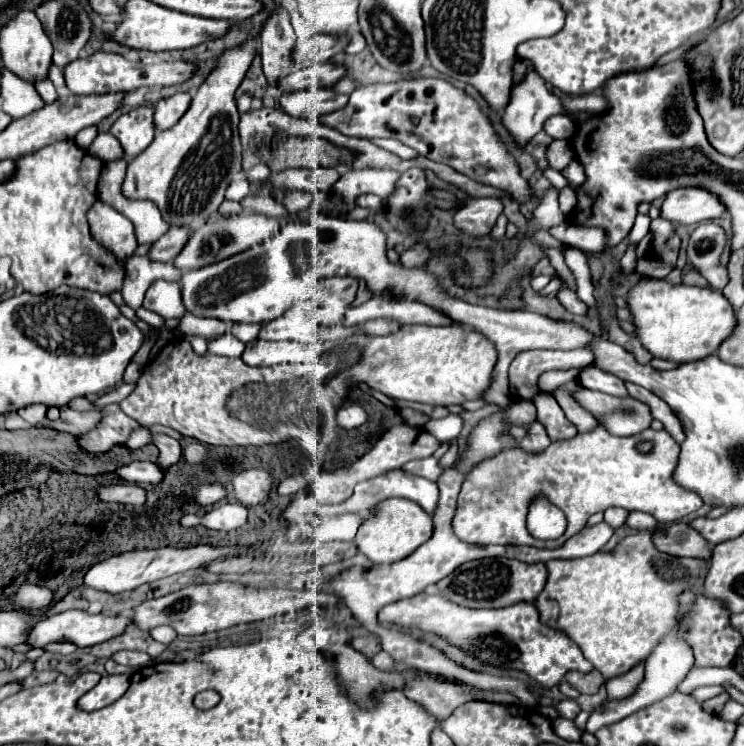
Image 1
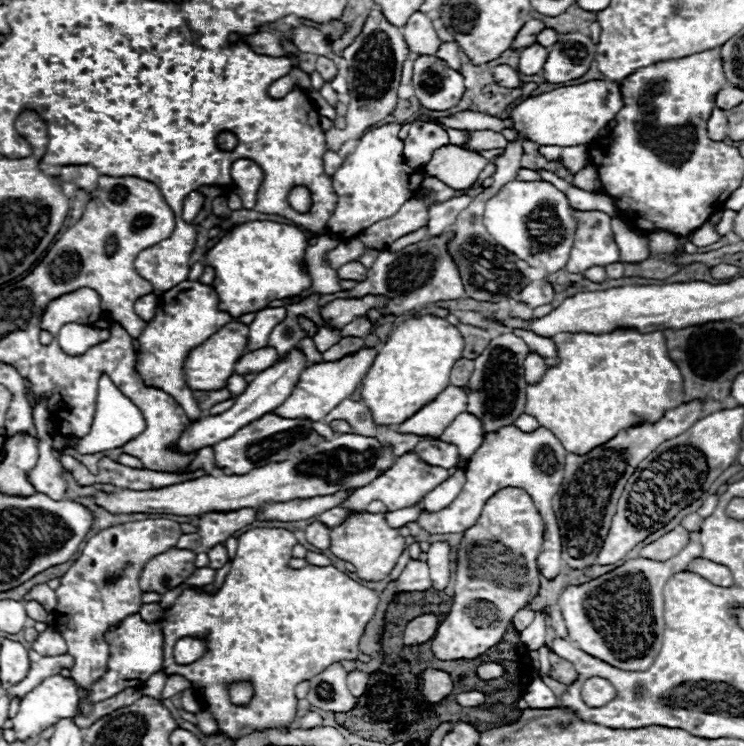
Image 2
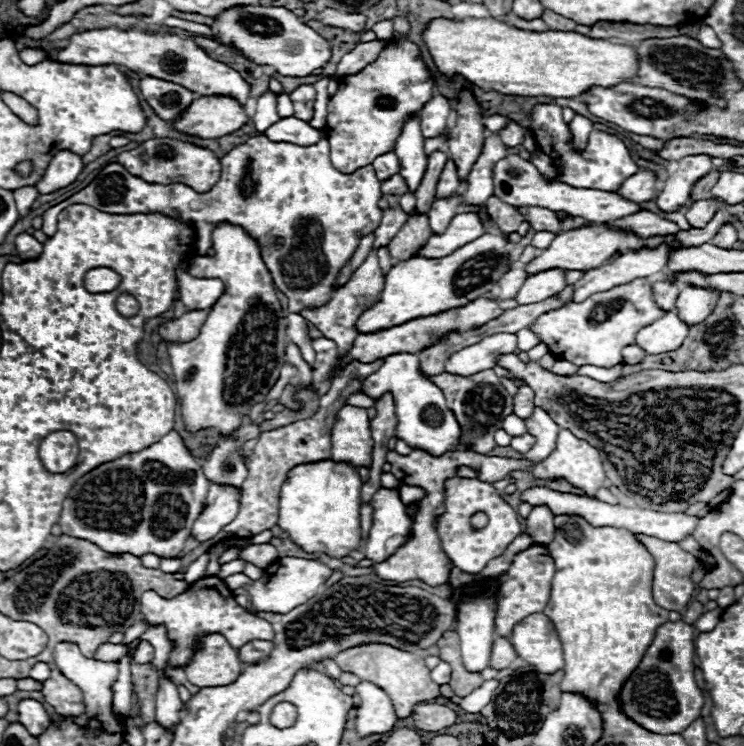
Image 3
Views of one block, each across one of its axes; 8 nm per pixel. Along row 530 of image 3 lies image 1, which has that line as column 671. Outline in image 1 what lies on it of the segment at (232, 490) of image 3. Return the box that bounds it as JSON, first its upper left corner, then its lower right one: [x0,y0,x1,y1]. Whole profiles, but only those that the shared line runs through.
[662,186,726,224]

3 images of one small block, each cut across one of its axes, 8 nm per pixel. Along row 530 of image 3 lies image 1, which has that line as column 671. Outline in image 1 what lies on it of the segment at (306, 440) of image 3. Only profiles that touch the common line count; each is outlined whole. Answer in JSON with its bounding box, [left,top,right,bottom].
[650,218,680,262]

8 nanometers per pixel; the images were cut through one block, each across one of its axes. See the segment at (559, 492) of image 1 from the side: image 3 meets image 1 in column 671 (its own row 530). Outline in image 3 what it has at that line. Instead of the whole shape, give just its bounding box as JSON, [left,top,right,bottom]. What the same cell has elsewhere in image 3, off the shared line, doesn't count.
[436,478,522,576]

